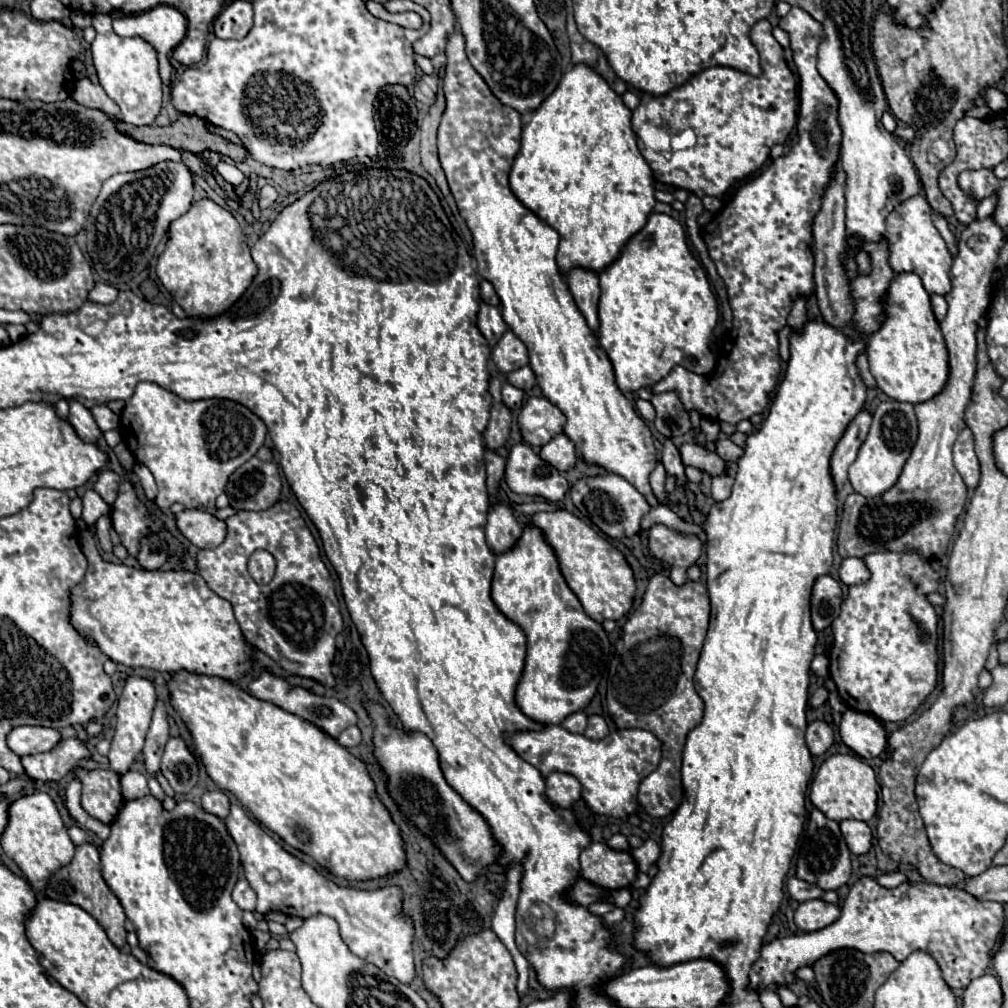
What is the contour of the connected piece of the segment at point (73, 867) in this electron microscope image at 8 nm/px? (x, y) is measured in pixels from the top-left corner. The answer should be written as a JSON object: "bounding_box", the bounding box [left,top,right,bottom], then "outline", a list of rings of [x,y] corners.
{"bounding_box":[45,844,125,948],"outline":[[[91,844],[77,846],[77,852],[75,852],[71,864],[65,866],[65,868],[61,868],[57,874],[53,874],[49,878],[49,884],[45,888],[45,894],[49,898],[53,898],[53,900],[71,902],[71,904],[81,906],[85,912],[89,912],[103,926],[103,930],[107,932],[109,940],[117,948],[123,948],[125,946],[125,928],[123,928],[125,912],[123,912],[121,902],[109,890],[109,886],[105,884],[105,880],[101,876],[101,862],[99,862],[99,852],[97,852],[95,846],[91,846]]]}

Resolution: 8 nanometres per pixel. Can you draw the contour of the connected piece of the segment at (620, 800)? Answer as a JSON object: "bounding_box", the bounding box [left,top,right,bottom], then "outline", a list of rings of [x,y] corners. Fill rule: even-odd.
{"bounding_box":[503,726,661,818],"outline":[[[563,726],[507,732],[503,738],[525,762],[533,764],[543,776],[549,776],[551,772],[565,772],[575,776],[583,786],[583,800],[589,810],[613,818],[625,818],[639,808],[639,784],[661,762],[661,742],[651,732],[639,728],[615,730],[603,740],[589,740],[581,734],[571,734]]]}

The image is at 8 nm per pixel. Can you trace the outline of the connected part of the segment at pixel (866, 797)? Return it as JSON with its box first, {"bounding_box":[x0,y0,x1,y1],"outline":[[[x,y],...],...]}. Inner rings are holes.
{"bounding_box":[809,754,879,822],"outline":[[[833,754],[821,764],[819,772],[815,774],[811,782],[809,798],[815,808],[819,808],[823,814],[827,814],[827,818],[835,822],[841,822],[845,818],[869,822],[877,812],[877,790],[879,786],[875,772],[867,762],[863,762],[857,756]]]}

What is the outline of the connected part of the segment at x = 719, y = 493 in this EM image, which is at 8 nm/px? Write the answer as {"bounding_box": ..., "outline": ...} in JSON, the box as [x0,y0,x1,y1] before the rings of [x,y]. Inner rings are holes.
{"bounding_box":[711,462,737,502],"outline":[[[727,462],[729,472],[725,476],[717,476],[713,478],[713,486],[711,486],[711,496],[715,502],[721,502],[723,498],[731,496],[731,488],[733,488],[733,480],[735,480],[735,472],[737,472],[737,464],[735,462]]]}

